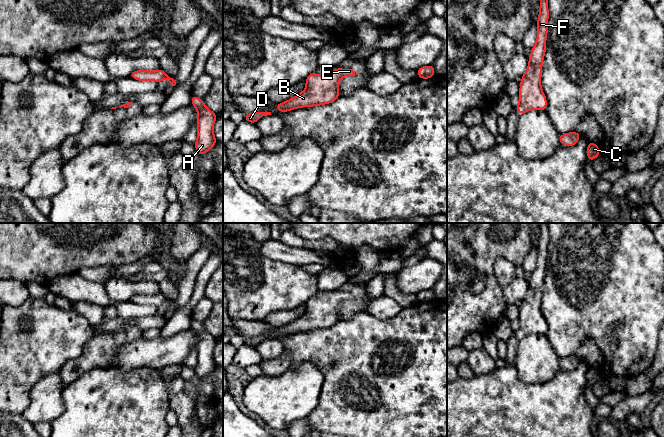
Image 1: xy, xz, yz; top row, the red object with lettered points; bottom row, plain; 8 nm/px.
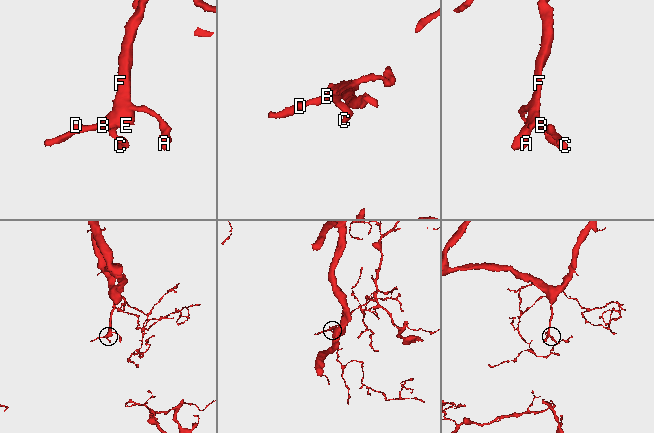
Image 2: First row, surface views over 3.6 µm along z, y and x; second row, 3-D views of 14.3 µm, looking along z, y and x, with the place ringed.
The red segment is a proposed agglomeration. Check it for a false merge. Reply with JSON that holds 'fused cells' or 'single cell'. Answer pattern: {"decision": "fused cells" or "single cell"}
{"decision": "single cell"}

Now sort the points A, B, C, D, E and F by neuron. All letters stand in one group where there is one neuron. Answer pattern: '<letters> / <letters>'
A B C D E F

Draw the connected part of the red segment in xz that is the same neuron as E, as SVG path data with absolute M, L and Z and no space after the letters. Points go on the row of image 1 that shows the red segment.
M336 68L328 76L311 73L305 79L306 89L295 97L276 104L278 112L288 112L301 107L330 104L340 97L339 81L346 76L357 75L352 69Z

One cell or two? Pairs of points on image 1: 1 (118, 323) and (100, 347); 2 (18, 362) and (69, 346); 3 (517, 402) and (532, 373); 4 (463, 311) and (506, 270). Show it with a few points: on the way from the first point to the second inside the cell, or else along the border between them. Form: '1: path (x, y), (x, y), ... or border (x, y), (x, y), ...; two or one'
1: border (102, 331), (110, 332); two
2: path (31, 349), (34, 346), (56, 346); one
3: border (514, 366), (525, 382), (550, 380); two
4: border (499, 256), (494, 263), (494, 275), (502, 288); two

